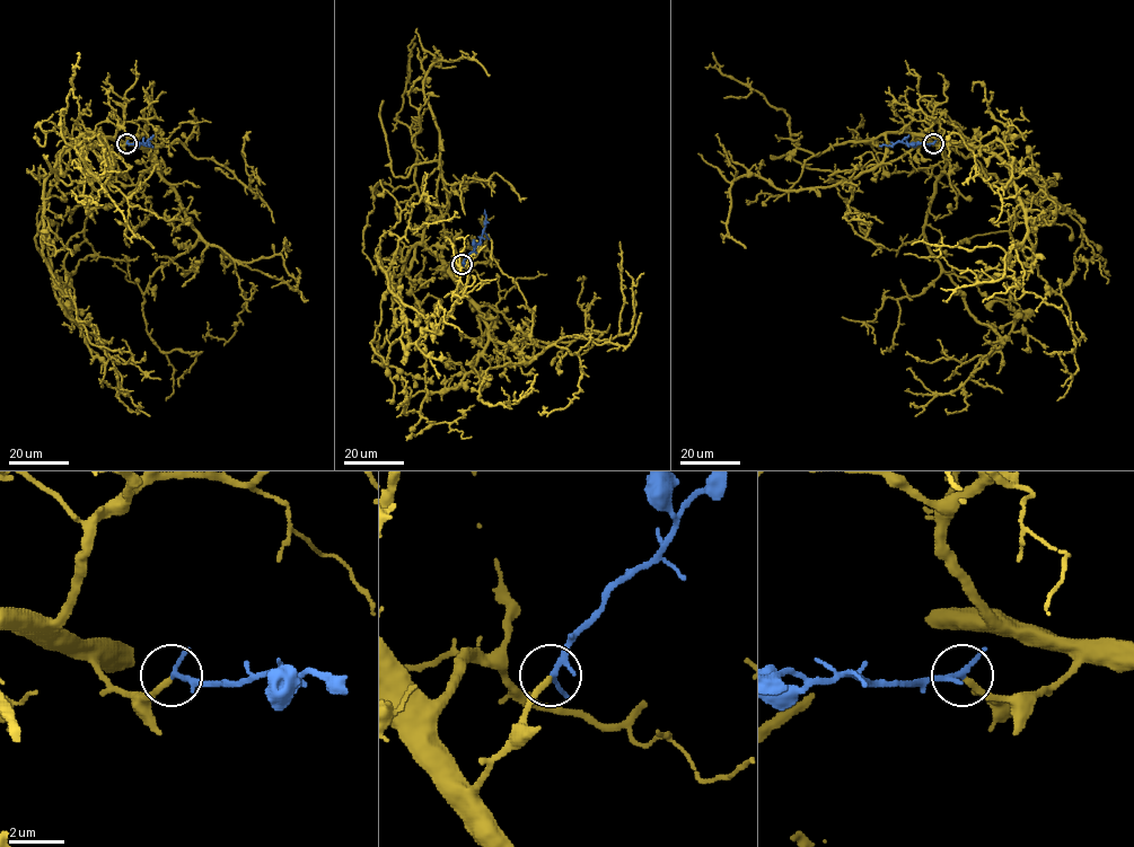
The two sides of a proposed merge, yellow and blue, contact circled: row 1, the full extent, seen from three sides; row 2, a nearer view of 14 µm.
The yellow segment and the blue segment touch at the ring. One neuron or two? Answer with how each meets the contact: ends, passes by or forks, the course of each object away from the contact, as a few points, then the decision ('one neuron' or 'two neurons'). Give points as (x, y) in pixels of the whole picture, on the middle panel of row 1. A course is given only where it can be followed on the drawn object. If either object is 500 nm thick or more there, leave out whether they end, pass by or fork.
yellow ends; blue passes by; course yellow (462, 264), (453, 275), (418, 245), (392, 275), (378, 254), (388, 288), (433, 329), (460, 278), (445, 237); course blue (462, 264), (481, 240), (486, 222), (484, 210); one neuron

